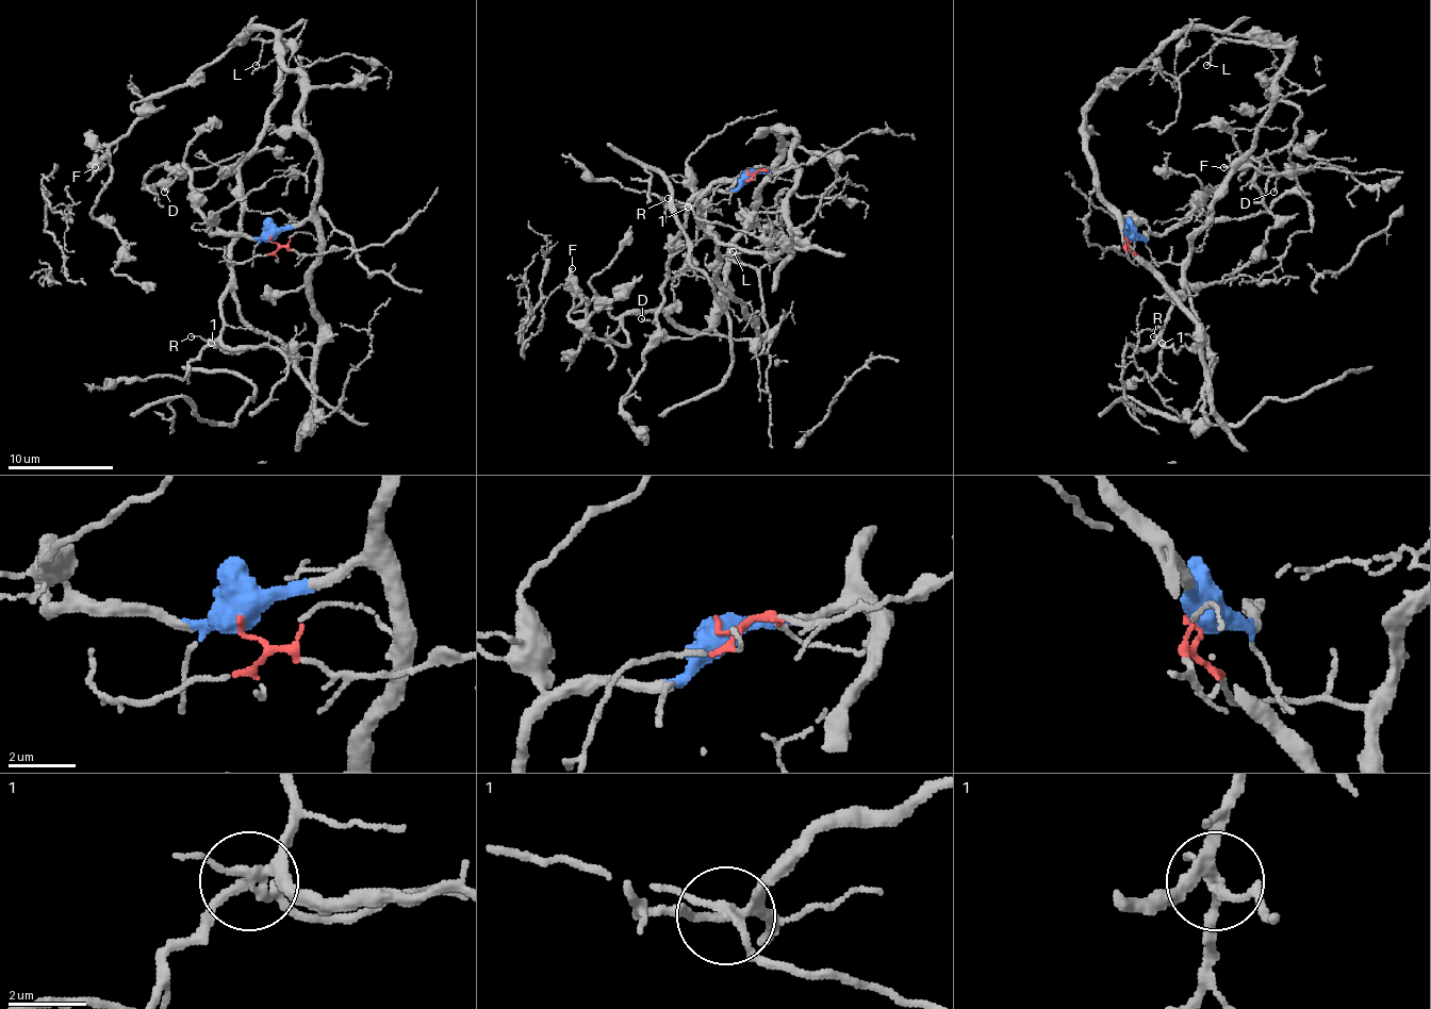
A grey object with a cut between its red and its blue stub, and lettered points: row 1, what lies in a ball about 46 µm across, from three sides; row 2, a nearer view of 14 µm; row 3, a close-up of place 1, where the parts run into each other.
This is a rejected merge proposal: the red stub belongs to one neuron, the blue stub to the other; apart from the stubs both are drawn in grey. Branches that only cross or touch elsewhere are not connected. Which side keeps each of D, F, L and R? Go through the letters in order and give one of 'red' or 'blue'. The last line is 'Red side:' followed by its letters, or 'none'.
D: blue
F: blue
L: red
R: blue
Red side: L

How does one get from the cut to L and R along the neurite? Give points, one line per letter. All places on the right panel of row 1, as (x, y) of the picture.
L: (1127, 240), (1142, 263), (1184, 258), (1213, 192), (1255, 136), (1289, 52), (1227, 39), (1205, 65)
R: (1127, 236), (1127, 226), (1121, 220), (1127, 247), (1193, 320), (1198, 345), (1184, 345), (1177, 352), (1153, 336)

